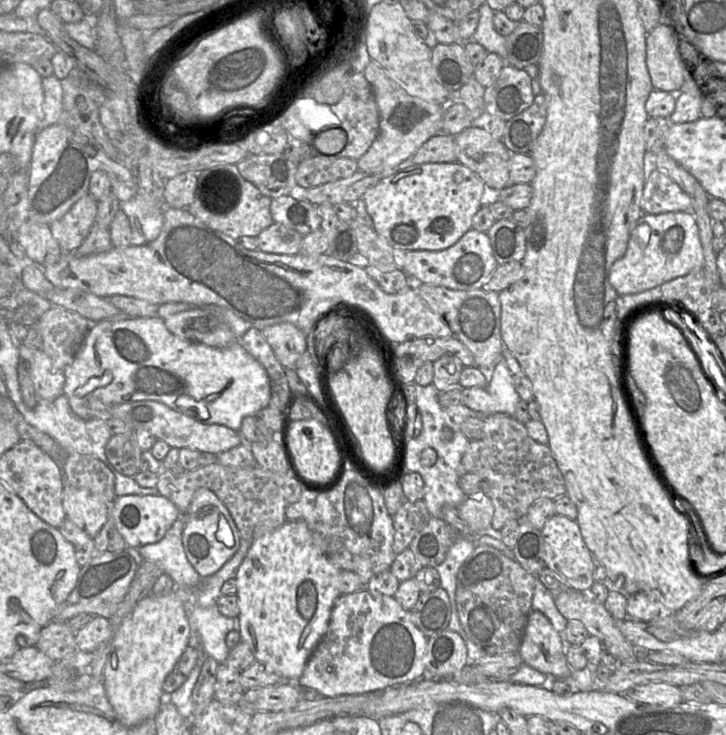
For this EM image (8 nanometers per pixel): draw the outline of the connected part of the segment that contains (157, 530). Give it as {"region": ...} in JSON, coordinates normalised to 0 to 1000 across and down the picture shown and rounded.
{"region":[[[222,673],[161,675],[152,688],[152,706],[157,717],[182,746],[220,736],[248,701],[245,691]]]}

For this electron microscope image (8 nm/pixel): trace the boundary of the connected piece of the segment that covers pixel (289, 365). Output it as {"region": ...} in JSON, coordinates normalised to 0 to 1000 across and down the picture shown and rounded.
{"region":[[[398,438],[368,444],[361,453],[387,497],[393,502],[406,502],[421,476],[421,456]]]}

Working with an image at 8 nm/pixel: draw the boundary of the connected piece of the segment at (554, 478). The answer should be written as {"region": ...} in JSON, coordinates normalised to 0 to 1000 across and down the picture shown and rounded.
{"region":[[[693,562],[672,563],[665,573],[663,597],[647,600],[635,624],[635,645],[653,644],[672,654],[671,673],[680,688],[675,724],[687,725],[701,709],[723,705],[738,680],[780,673],[780,660],[755,605],[730,596],[723,577]]]}

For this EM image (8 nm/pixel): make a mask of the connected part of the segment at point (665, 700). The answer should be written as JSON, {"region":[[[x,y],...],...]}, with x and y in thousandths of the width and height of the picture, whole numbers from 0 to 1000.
{"region":[[[894,928],[875,933],[861,941],[868,951],[880,955],[928,962],[942,955],[937,935],[919,928]]]}

